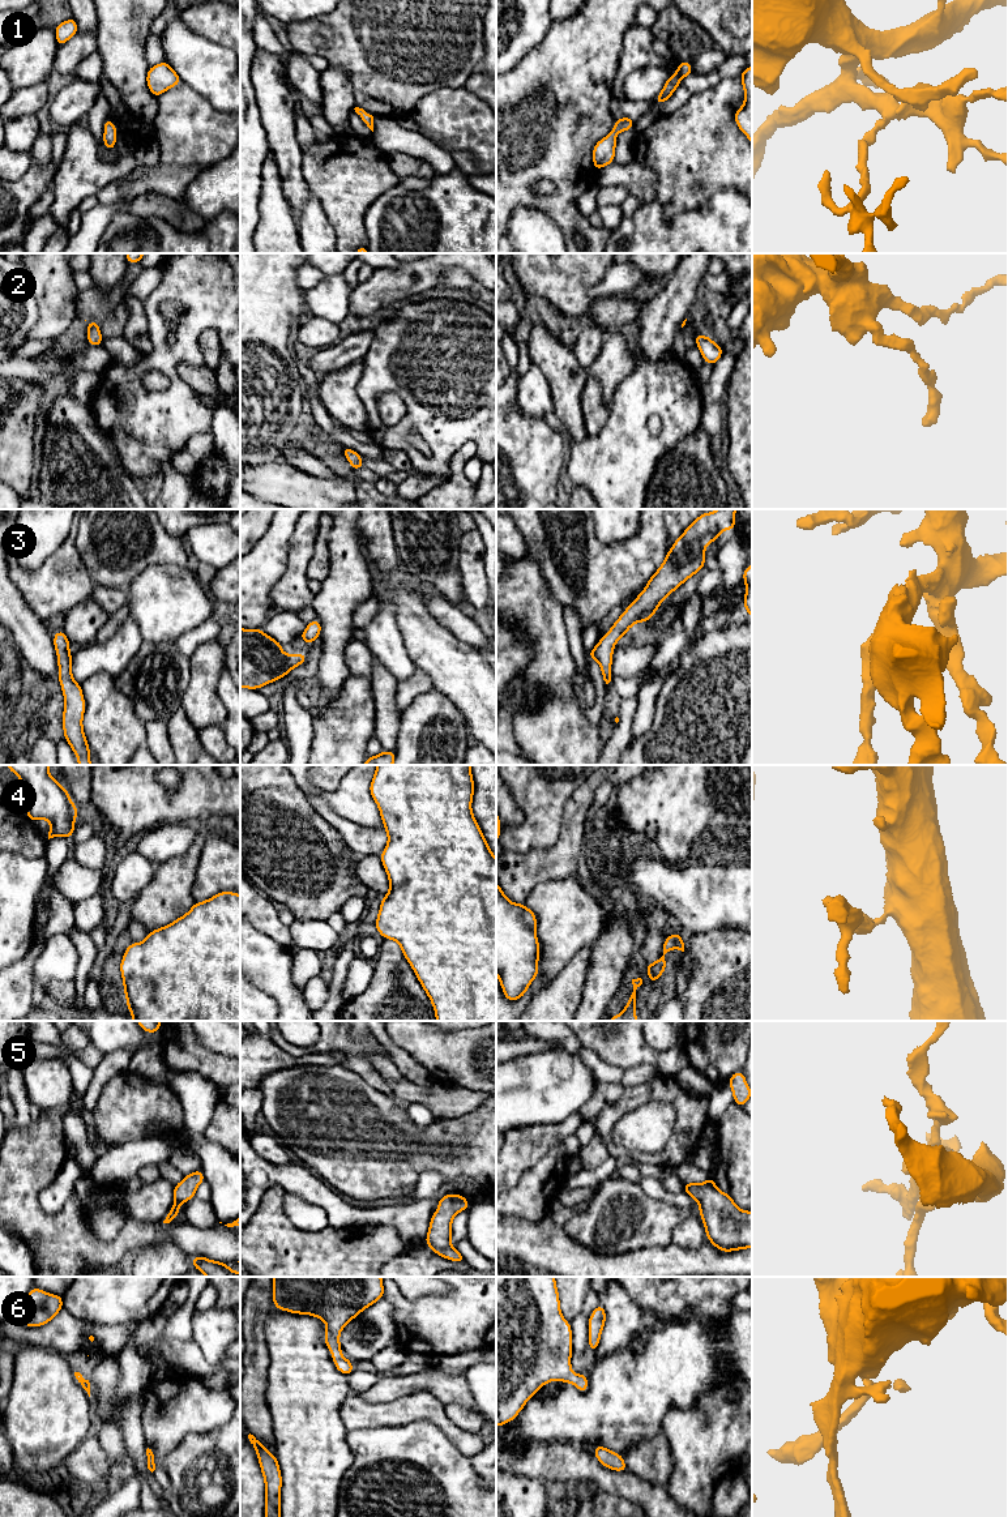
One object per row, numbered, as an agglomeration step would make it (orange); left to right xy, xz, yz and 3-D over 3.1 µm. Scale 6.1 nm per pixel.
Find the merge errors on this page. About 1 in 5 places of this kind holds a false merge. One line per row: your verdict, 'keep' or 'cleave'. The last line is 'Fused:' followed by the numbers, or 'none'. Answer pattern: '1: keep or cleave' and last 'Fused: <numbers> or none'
1: keep
2: keep
3: keep
4: keep
5: keep
6: keep
Fused: none

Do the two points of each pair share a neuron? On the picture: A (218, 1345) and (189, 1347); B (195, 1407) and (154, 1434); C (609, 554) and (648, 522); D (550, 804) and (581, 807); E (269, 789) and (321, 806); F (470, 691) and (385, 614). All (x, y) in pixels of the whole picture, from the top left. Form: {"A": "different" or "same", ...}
{"A": "different", "B": "same", "C": "same", "D": "different", "E": "different", "F": "different"}

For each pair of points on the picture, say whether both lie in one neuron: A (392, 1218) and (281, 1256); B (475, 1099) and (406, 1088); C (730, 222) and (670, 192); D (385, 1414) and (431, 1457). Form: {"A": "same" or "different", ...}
{"A": "different", "B": "same", "C": "different", "D": "different"}

